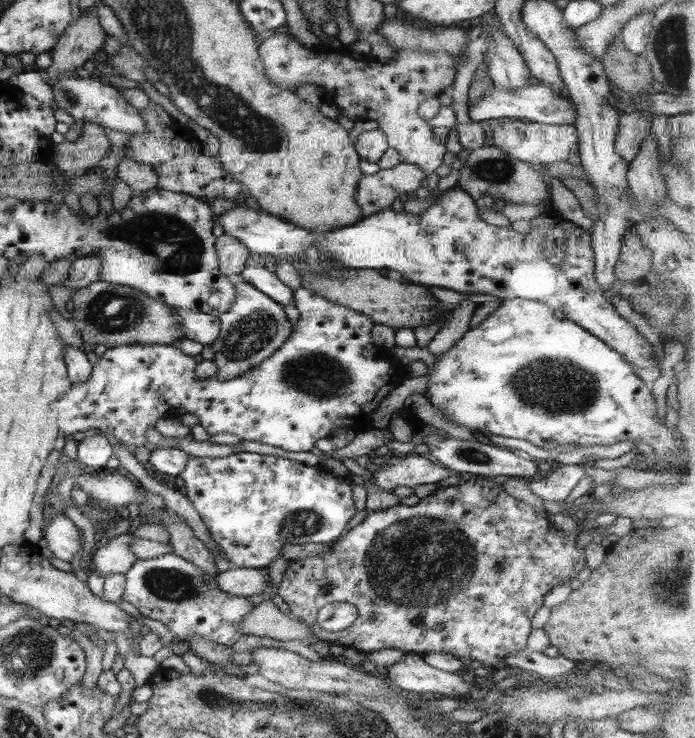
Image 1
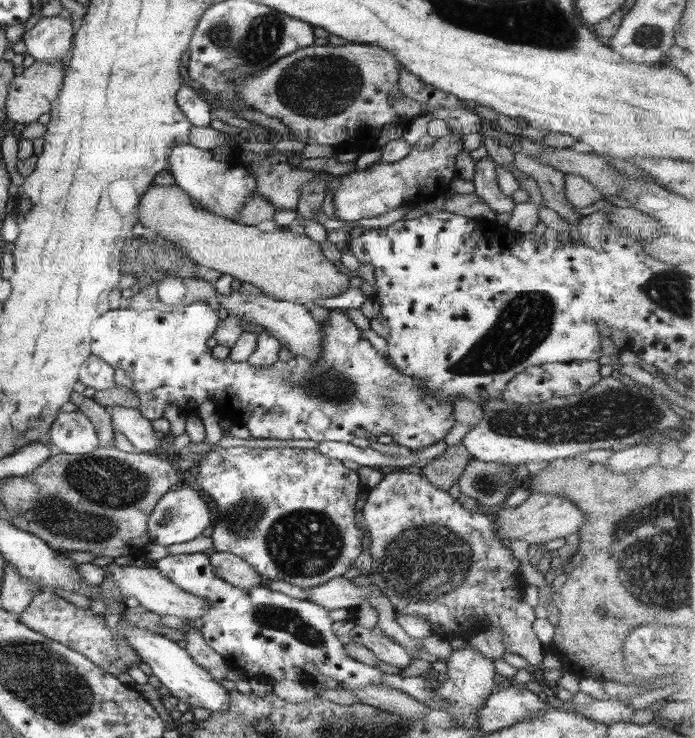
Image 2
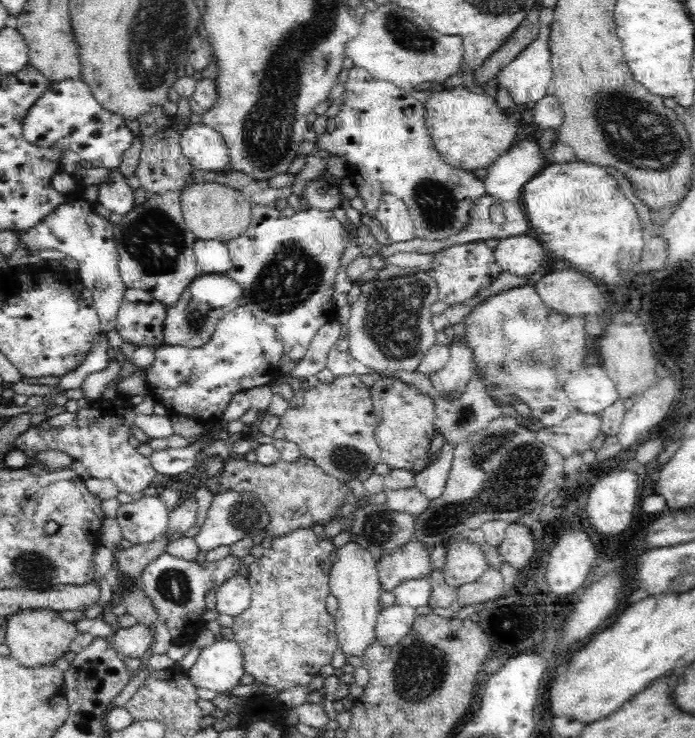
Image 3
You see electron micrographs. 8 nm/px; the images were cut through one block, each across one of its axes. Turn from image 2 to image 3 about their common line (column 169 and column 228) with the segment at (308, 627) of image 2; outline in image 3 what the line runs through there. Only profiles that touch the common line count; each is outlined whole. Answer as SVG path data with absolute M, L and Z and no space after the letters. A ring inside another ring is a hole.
M168 553L160 554L142 571L138 583L151 599L157 610L157 620L165 623L174 642L189 640L188 633L195 622L202 620L202 612L207 608L206 594L217 588L231 576L238 573L242 559L226 555L220 560L197 563L195 560L176 558Z

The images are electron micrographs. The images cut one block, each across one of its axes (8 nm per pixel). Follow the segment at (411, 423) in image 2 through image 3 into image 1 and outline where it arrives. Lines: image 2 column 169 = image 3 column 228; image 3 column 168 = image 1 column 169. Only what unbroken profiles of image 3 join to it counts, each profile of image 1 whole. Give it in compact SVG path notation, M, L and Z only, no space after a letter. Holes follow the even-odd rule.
M299 287L293 291L293 299L296 308L300 312L300 318L293 326L293 332L288 337L288 340L280 346L269 358L266 358L258 367L252 371L245 372L243 376L234 378L233 380L226 380L220 382L216 378L206 378L206 380L196 380L196 360L192 356L186 356L182 350L179 350L177 345L125 345L108 348L99 360L93 365L93 373L90 374L90 379L84 383L76 383L70 385L70 389L64 391L64 395L58 399L58 415L57 425L59 429L66 435L72 435L75 432L84 432L85 430L98 430L109 437L111 440L124 442L129 448L139 446L139 444L148 445L146 440L146 432L148 428L152 428L157 424L158 420L163 416L171 415L172 410L177 408L184 408L187 413L198 417L199 424L201 424L206 432L210 434L228 433L237 436L240 440L254 440L254 442L264 442L270 446L277 446L290 452L309 452L314 448L317 440L320 438L327 438L329 432L335 428L351 428L353 429L358 420L360 420L360 430L372 428L370 416L374 414L375 409L380 406L380 403L389 396L390 392L395 389L407 377L406 366L401 363L393 361L391 352L388 349L376 348L372 344L372 326L374 322L367 315L358 313L347 306L340 306L335 302L326 300L323 296L312 292L309 288Z

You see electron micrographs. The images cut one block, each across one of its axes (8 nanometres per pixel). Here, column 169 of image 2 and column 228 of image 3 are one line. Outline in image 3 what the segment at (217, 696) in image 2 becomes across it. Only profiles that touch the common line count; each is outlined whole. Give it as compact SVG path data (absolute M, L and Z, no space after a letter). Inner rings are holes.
M215 639L212 644L200 649L195 664L186 673L196 688L228 695L231 688L240 684L245 673L240 645L235 639Z

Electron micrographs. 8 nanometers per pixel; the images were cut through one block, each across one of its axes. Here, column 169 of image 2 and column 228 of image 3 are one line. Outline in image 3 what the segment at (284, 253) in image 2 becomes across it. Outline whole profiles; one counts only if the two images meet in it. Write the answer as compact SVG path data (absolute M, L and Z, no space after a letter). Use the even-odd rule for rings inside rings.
M218 182L193 183L181 192L183 217L190 231L197 239L221 240L226 243L247 231L251 221L251 203L238 189Z

